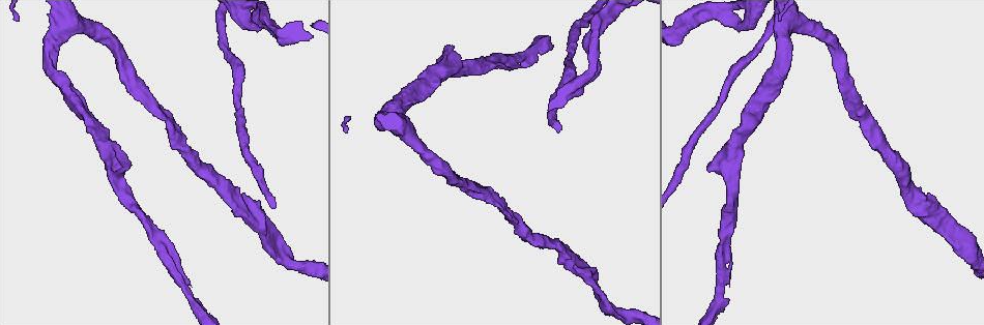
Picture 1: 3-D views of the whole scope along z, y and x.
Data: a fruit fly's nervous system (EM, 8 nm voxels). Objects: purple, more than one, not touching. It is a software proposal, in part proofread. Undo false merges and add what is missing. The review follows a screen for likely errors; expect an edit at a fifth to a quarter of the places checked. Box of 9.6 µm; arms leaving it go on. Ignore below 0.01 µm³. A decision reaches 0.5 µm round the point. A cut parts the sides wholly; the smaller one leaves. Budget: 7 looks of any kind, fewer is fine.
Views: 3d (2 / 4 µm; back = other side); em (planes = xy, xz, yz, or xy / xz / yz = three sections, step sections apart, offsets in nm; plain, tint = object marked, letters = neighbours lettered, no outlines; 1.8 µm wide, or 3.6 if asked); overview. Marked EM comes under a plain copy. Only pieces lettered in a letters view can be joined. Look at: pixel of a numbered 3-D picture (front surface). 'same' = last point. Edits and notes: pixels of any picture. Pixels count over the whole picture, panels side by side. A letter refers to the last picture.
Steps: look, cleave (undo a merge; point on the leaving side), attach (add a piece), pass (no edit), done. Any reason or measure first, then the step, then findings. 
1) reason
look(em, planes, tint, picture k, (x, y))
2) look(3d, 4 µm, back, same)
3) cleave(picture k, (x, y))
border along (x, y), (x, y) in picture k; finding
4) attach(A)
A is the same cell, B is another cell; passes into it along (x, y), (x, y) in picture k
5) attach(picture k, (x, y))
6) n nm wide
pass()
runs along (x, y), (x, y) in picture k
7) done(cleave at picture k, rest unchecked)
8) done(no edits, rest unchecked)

free end
look(em, planes, tint, picture 1, (120, 166))

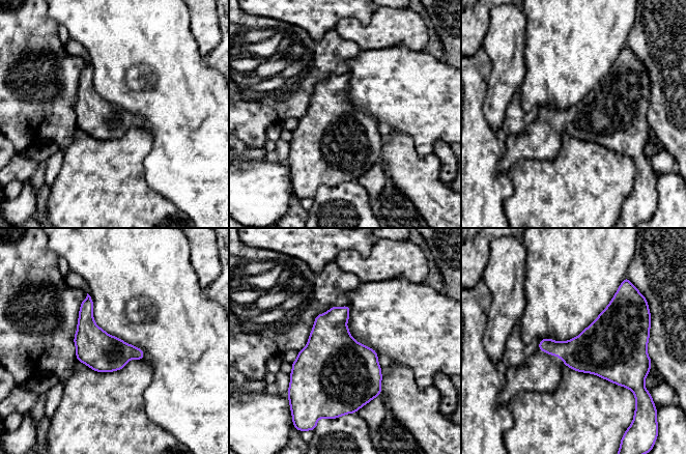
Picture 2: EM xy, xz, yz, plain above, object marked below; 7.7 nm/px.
look(em, planes, letters, same)

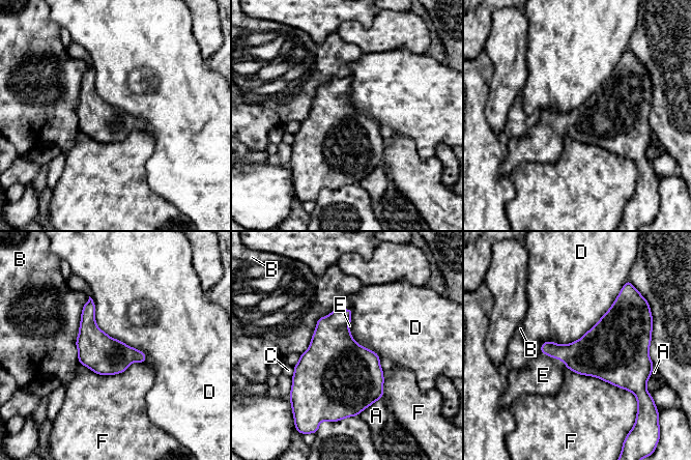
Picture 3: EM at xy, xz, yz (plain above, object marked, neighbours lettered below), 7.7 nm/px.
300 nm wide
attach(E)
E is the same cell, A, B, C, D and F are other cells; passes into it along (586, 356), (554, 357), (543, 375) in picture 3; it goes on there

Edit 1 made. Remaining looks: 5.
redraw
look(overview)

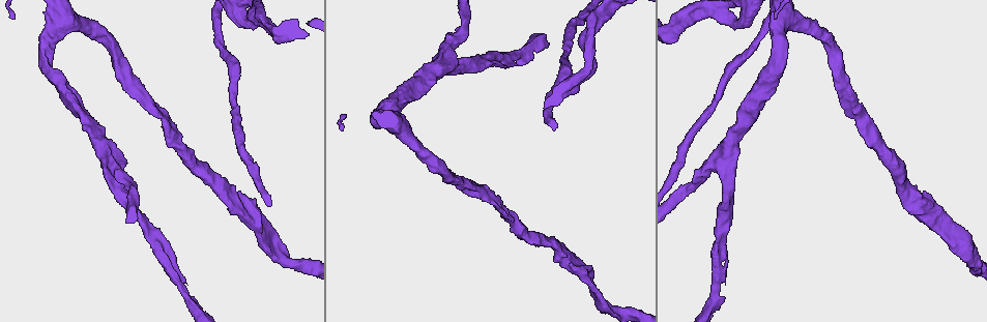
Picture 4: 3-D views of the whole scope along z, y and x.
an open end
look(em, xy, step 16, tint, picture 4, (506, 67))

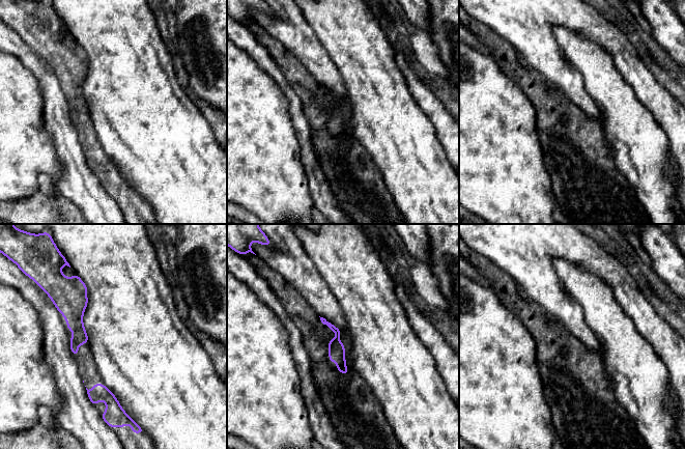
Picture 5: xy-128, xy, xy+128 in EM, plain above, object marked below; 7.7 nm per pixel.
cut it another way
look(em, planes, letters, same)

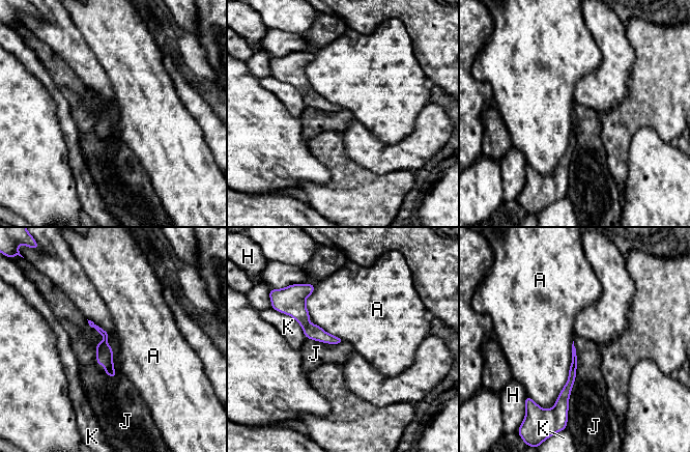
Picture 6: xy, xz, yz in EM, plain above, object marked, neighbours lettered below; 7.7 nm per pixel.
pass()
A, H, J and K are other cells; runs along (290, 311), (314, 332), (338, 340) in picture 6; no lettered piece goes on from it

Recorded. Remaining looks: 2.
done(attach at picture 3, rest unchecked)

